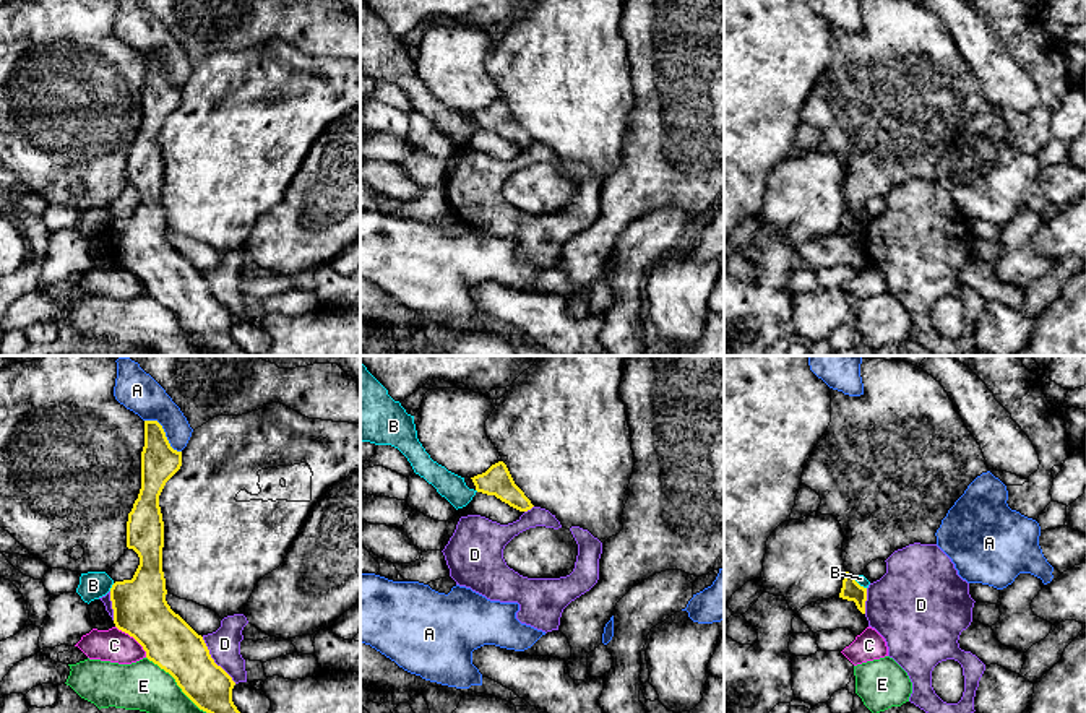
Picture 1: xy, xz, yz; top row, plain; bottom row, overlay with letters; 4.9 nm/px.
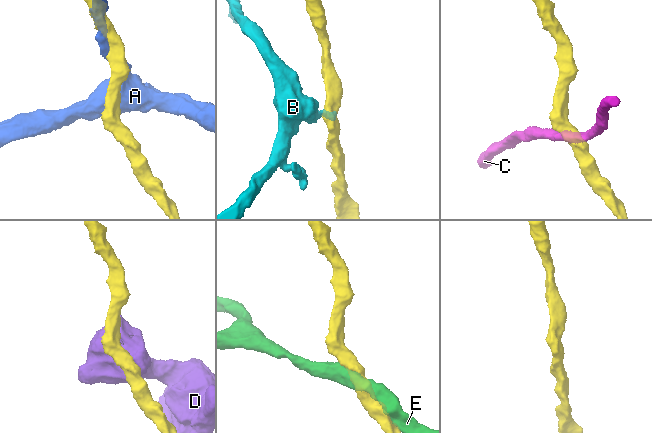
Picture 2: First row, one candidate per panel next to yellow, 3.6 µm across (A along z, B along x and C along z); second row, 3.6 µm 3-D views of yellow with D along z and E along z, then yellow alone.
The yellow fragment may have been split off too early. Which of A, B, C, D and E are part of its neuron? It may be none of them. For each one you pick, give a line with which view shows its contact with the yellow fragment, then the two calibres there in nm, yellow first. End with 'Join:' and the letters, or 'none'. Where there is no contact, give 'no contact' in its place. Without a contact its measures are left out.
Join: none

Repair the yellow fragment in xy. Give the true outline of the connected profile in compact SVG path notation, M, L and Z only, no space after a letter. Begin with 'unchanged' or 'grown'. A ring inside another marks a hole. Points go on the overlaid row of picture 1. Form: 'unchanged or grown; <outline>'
unchanged; M144 421L141 489L127 521L127 547L138 554L140 565L131 580L110 588L114 624L133 637L146 658L169 672L200 710L240 713L232 702L235 682L214 663L203 637L166 601L159 495L180 466L182 452L170 447L162 426Z

